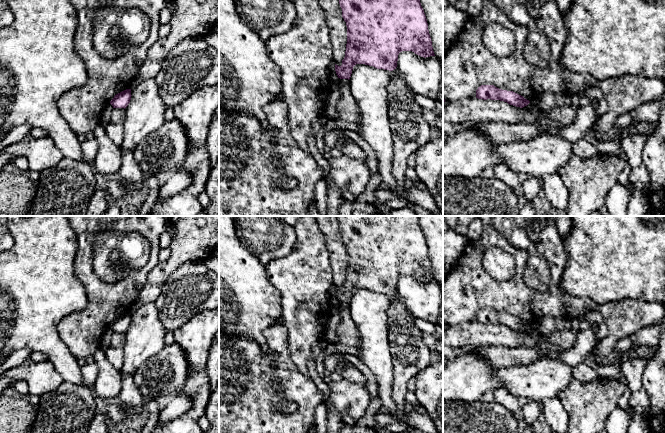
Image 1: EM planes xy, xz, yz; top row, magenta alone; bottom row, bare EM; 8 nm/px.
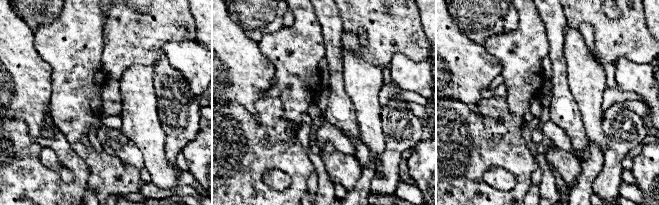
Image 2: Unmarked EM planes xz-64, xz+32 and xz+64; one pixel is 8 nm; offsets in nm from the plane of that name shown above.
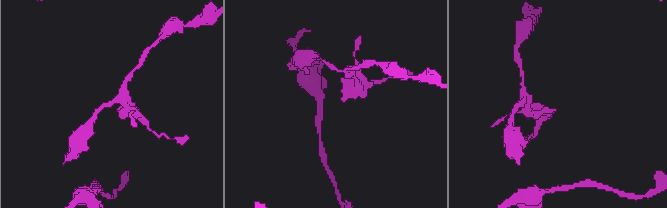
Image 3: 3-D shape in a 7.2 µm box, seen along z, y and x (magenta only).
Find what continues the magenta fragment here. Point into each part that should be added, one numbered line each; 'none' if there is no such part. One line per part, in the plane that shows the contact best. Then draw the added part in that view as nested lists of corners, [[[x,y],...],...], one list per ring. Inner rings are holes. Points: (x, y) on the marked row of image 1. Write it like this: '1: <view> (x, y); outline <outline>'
none

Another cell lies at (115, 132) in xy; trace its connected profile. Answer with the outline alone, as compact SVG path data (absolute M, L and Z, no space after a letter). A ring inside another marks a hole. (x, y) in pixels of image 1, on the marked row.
M110 122L105 126L105 132L117 146L120 147L122 145L124 135L122 124L114 124Z

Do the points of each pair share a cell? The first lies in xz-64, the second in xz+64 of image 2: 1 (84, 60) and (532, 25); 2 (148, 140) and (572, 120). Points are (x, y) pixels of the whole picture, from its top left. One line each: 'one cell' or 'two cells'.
1: one cell
2: two cells

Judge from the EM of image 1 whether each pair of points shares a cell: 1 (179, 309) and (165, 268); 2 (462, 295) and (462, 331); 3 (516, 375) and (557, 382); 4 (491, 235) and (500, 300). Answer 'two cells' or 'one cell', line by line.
1: two cells
2: two cells
3: one cell
4: one cell

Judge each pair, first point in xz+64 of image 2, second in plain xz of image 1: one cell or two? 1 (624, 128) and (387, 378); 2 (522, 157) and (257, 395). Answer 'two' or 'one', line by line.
1: two
2: one

